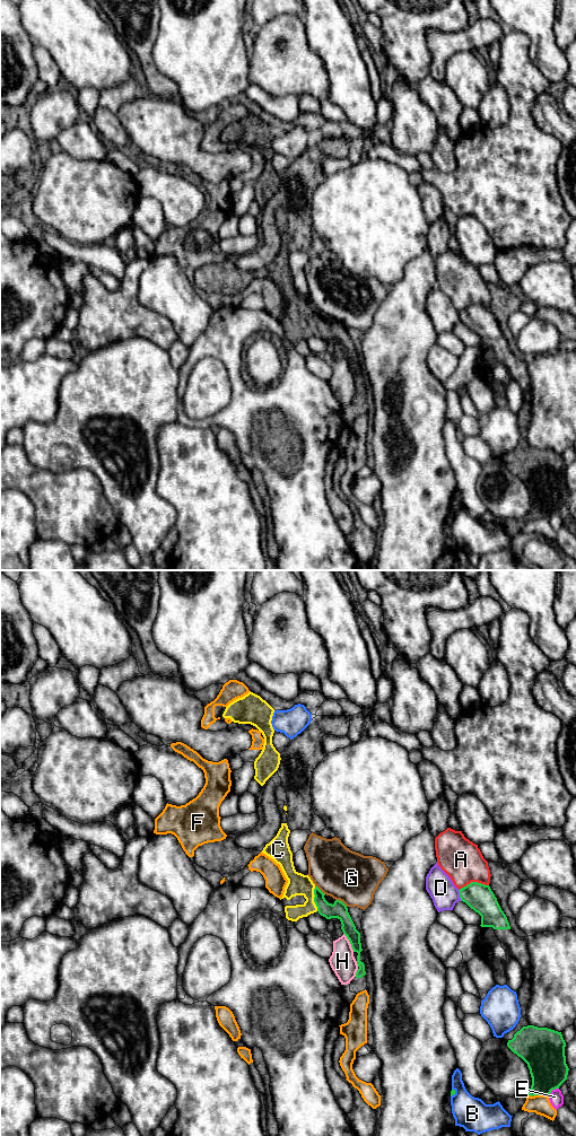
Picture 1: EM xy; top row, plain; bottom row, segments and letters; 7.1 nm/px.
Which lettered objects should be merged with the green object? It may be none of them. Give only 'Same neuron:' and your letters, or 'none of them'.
Same neuron: C

